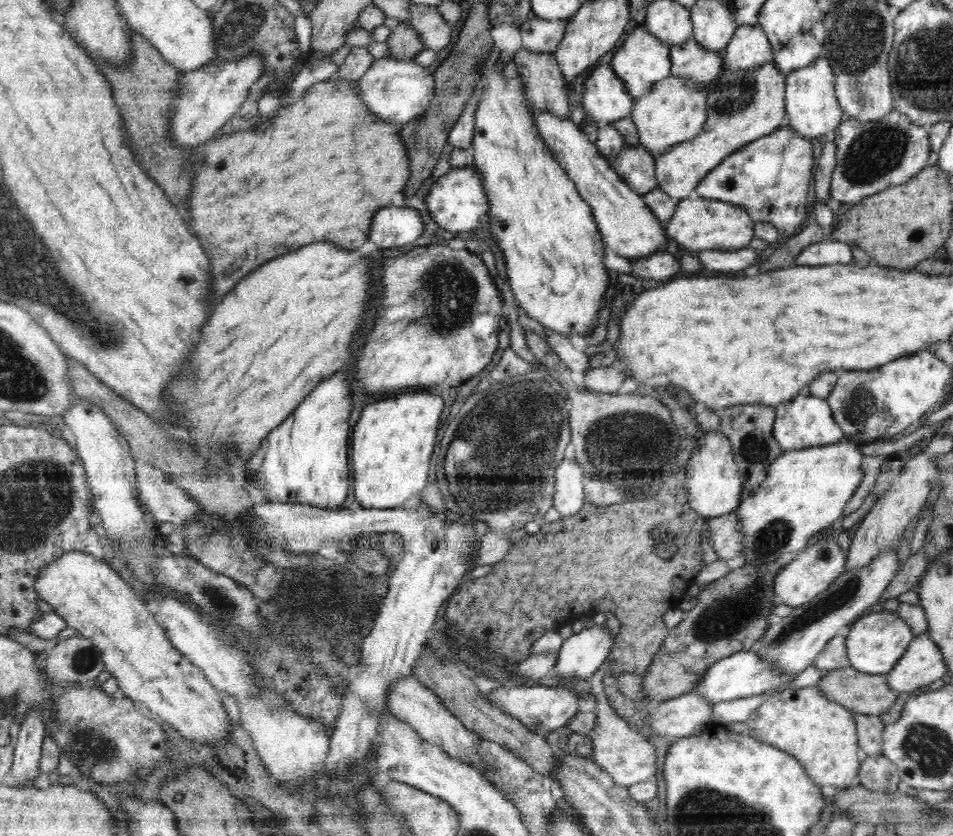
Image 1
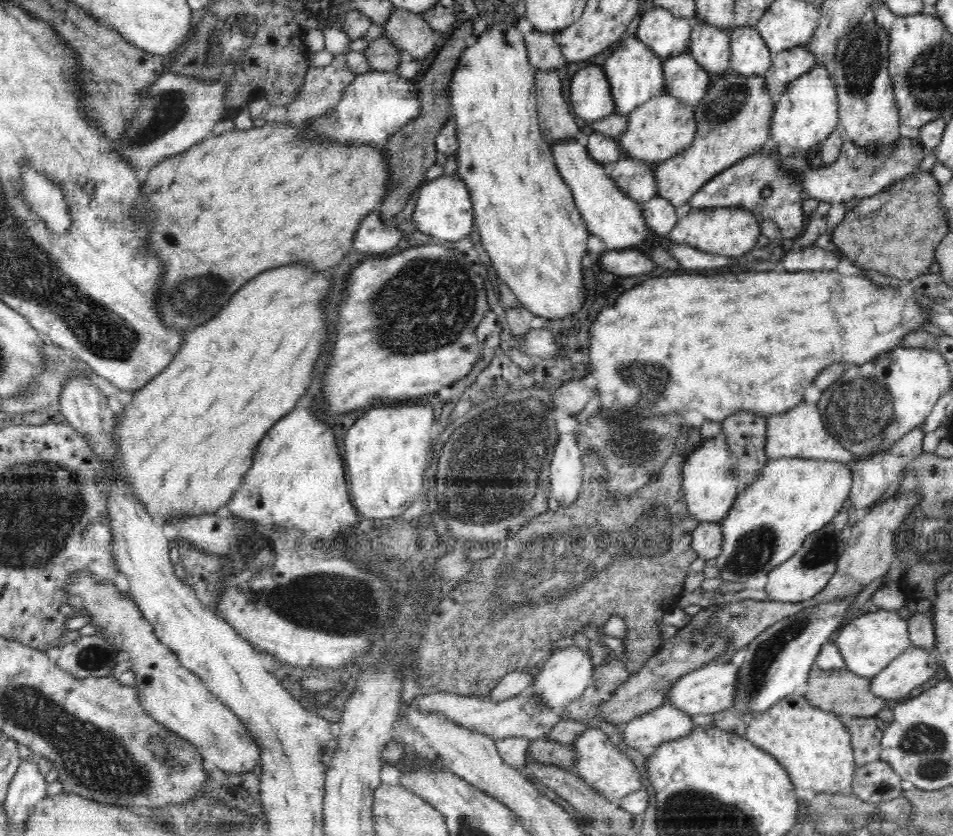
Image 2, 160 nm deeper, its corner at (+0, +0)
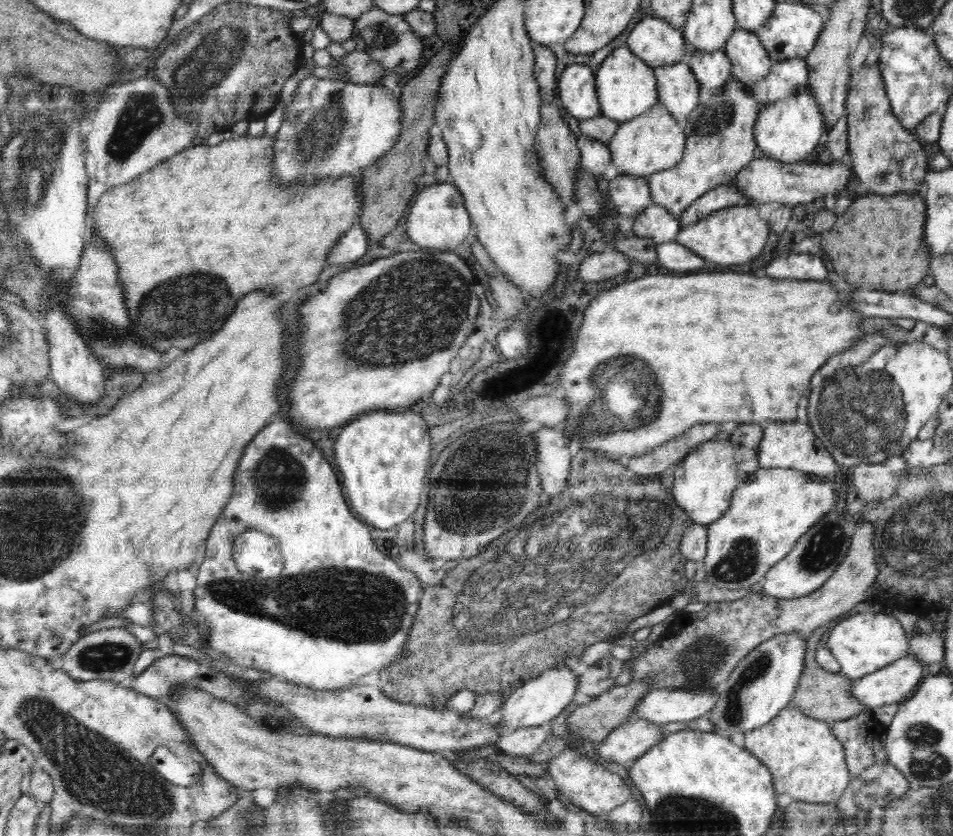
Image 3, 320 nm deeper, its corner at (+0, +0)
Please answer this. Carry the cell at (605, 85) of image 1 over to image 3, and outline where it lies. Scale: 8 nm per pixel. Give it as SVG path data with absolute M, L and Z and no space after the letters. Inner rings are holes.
M571 64L557 78L560 108L578 120L591 119L601 114L595 71L585 64Z

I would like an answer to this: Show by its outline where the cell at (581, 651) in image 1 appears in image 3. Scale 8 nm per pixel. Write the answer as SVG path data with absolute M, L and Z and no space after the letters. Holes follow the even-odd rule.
M556 666L544 670L536 679L520 686L512 695L506 697L495 719L500 722L501 734L507 734L519 728L541 727L556 718L565 708L578 697L578 680L580 676L565 666Z

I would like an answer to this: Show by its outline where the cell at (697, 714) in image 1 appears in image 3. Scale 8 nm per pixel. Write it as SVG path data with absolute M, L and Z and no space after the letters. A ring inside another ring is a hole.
M635 721L612 729L596 748L598 762L626 765L634 762L664 738L663 727L648 721Z

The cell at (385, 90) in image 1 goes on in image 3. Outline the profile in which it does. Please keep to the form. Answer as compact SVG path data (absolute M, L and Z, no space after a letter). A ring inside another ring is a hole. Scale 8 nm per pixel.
M313 76L299 82L293 94L292 102L284 110L283 121L273 140L274 174L272 182L290 188L290 186L316 186L318 178L342 178L354 176L366 167L378 162L399 139L401 131L401 110L399 93L387 90L379 83L354 84L344 80L322 79Z

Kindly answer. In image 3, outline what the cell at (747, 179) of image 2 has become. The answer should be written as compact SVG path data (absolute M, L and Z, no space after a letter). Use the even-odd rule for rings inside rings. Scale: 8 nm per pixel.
M733 180L728 184L722 184L718 188L708 190L704 197L693 204L679 217L680 229L697 224L699 220L732 206L755 206L750 199L742 197L741 192L733 186Z

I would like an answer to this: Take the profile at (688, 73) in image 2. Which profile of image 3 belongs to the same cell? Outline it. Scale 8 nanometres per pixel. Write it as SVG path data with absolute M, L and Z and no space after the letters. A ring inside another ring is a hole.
M687 59L654 69L657 78L657 102L676 119L687 118L699 105L701 86Z

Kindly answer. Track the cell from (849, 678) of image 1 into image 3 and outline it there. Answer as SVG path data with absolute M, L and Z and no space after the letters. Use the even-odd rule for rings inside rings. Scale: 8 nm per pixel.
M826 624L818 628L818 630L814 630L812 636L807 637L804 668L801 672L802 676L800 676L798 686L796 686L796 692L794 692L794 696L791 699L790 706L796 707L802 715L829 723L847 720L848 718L852 718L852 716L860 714L860 712L872 712L871 708L868 708L868 705L858 703L858 700L850 697L850 688L858 680L848 679L842 673L832 674L831 672L826 672L816 662L816 651L820 647L820 638L825 629Z

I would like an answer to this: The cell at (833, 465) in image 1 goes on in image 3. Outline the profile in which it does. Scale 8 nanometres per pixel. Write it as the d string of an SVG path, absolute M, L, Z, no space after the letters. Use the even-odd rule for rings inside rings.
M759 468L754 472L750 482L742 482L732 495L730 508L708 527L706 554L703 558L705 580L722 590L750 589L752 584L761 582L766 573L780 562L795 547L796 541L823 514L828 514L836 504L837 494L833 481L820 481L816 477L808 477L801 470L793 468Z

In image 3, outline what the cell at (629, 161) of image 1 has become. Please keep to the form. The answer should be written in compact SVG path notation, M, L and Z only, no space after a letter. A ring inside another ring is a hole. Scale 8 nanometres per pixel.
M618 174L609 180L608 194L608 202L618 216L635 218L653 204L648 177Z

